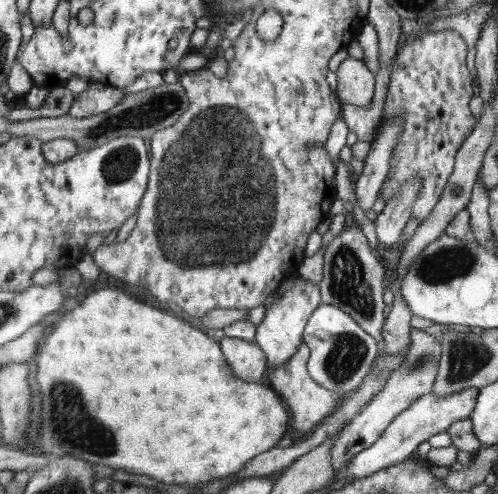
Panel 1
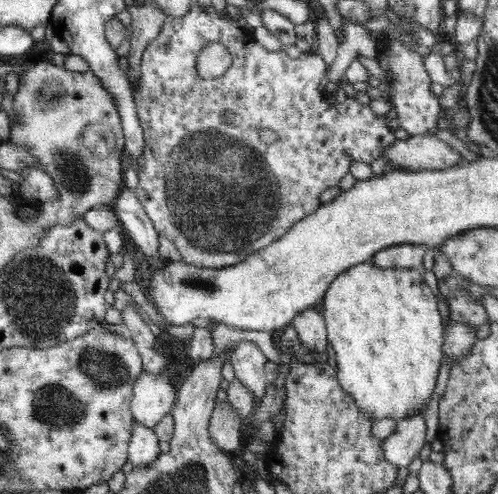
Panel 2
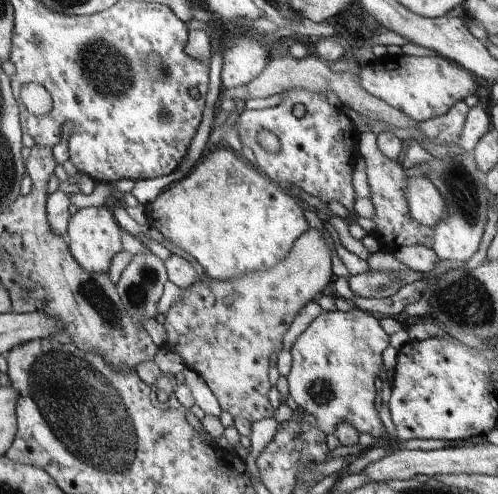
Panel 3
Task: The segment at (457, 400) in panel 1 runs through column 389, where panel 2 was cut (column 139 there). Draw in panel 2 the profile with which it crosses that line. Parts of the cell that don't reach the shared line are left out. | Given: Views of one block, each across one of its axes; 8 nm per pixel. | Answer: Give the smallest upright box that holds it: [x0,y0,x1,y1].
[128,422,162,468]

